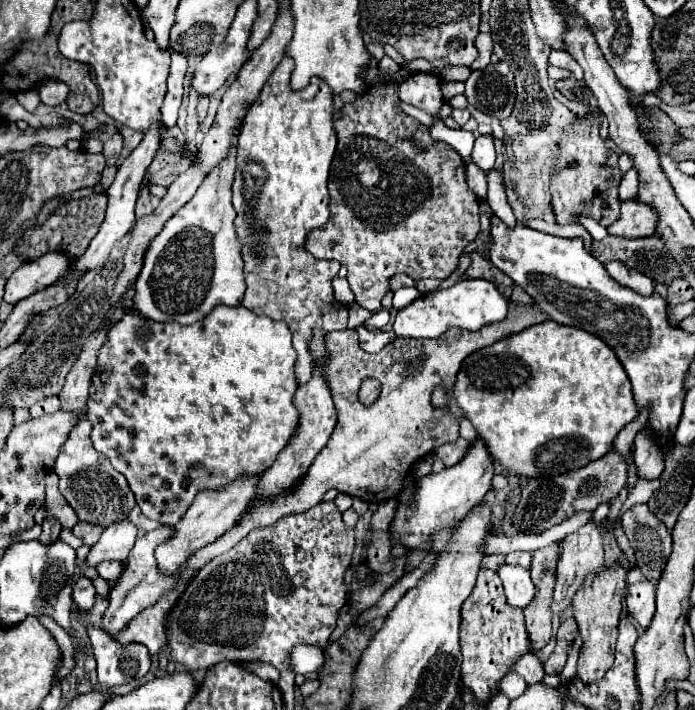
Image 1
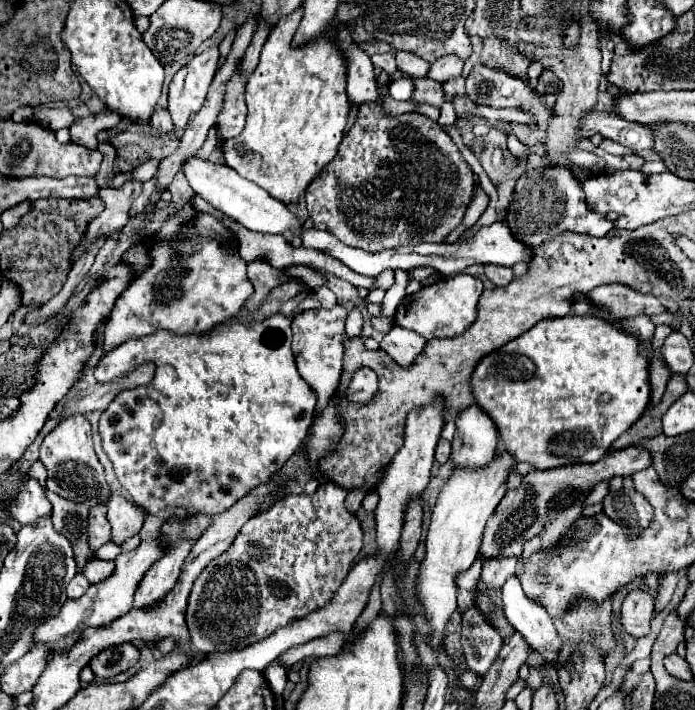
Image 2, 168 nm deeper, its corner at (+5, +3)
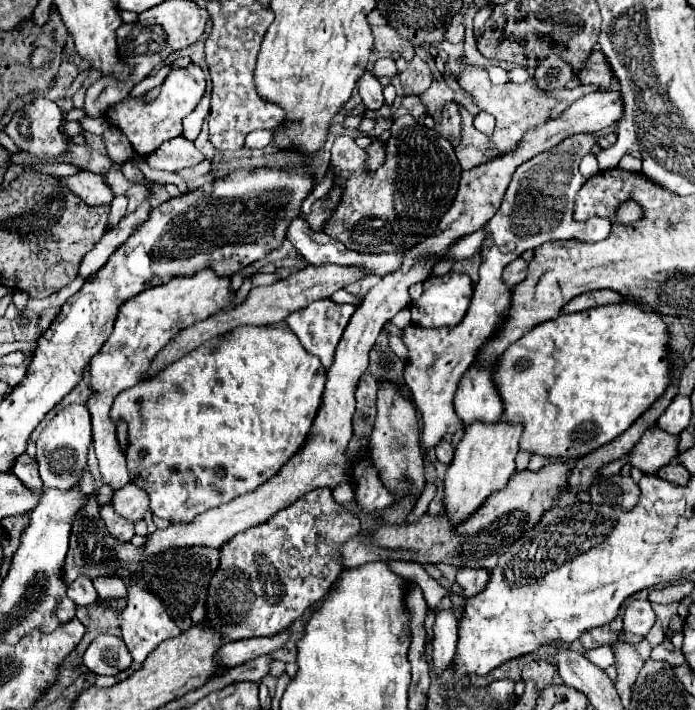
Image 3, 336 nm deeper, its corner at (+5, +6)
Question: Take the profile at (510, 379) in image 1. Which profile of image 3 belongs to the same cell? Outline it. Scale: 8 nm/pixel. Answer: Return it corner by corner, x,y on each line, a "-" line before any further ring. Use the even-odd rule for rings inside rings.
637,303
601,305
581,313
559,315
525,333
511,345
495,367
495,385
505,405
505,417
523,425
519,447
557,459
579,459
627,431
669,387
669,329
657,313
643,311

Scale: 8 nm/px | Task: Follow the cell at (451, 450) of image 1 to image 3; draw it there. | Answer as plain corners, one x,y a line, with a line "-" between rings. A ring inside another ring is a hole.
439,441
437,447
435,447
435,453
437,453
437,459
439,459
443,465
449,465
451,459
453,459
453,447
451,447
451,443
447,443
447,441

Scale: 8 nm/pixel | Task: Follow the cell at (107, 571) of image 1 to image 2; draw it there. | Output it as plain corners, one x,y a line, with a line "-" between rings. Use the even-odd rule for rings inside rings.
91,558
91,560
85,564
83,574
85,574
85,578
87,578
91,584
95,584
95,582
99,582
99,580
105,580
105,578
113,572
113,568
115,568
113,560

